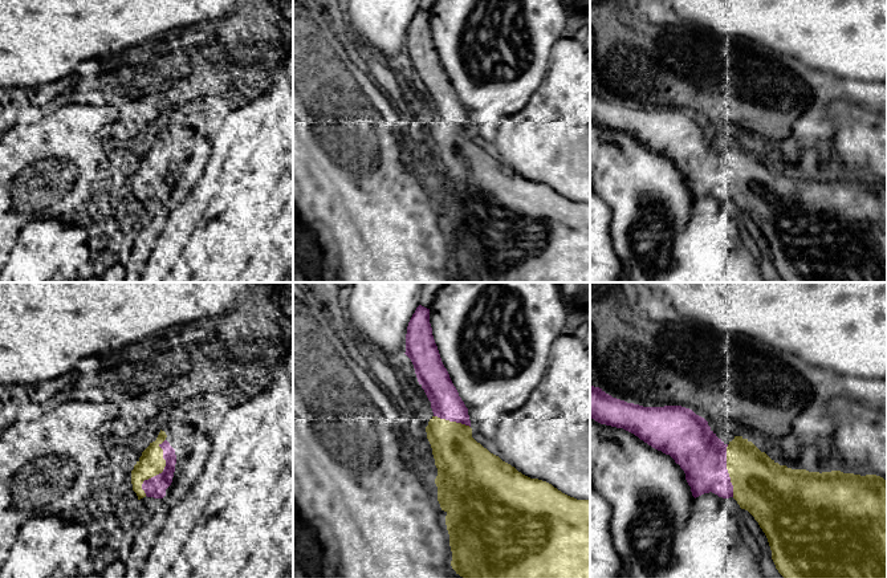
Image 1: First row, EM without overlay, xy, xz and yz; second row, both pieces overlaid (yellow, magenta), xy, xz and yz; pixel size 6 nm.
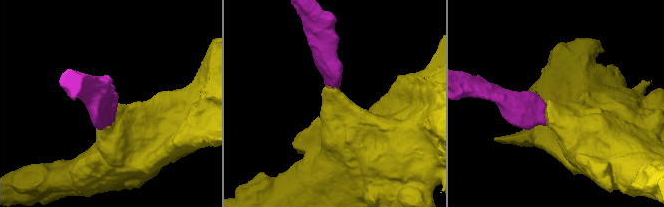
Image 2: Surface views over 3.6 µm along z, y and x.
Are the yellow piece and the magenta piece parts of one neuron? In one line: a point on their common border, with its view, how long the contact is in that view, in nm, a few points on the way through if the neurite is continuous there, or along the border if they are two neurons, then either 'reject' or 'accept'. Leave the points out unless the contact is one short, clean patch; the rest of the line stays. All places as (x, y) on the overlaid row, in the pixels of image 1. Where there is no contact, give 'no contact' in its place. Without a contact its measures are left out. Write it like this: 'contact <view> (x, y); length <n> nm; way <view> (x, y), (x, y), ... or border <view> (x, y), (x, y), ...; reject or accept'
contact xy (162, 471); length 360 nm; accept

